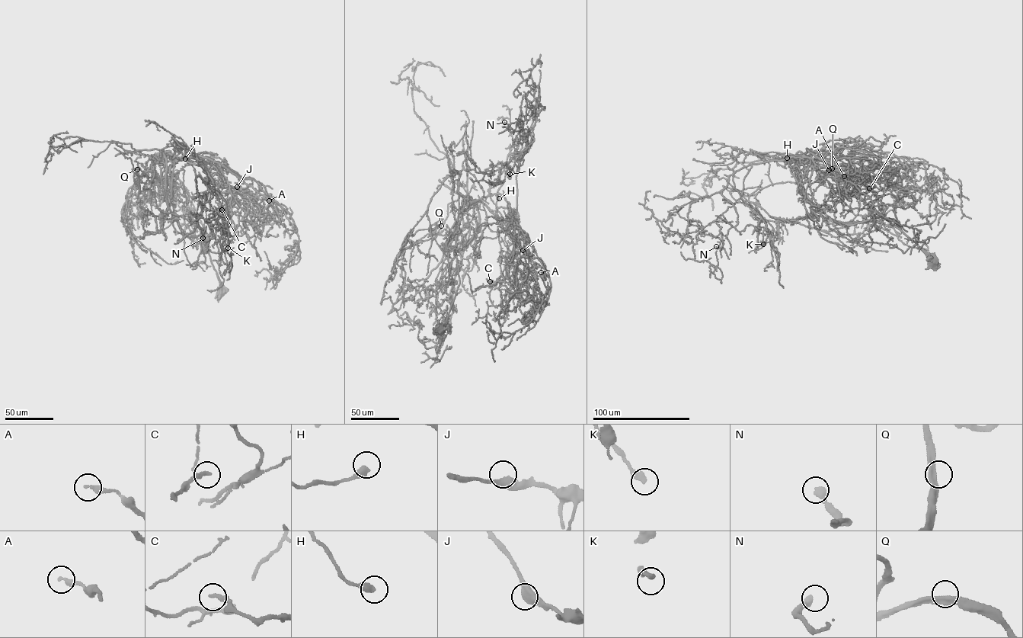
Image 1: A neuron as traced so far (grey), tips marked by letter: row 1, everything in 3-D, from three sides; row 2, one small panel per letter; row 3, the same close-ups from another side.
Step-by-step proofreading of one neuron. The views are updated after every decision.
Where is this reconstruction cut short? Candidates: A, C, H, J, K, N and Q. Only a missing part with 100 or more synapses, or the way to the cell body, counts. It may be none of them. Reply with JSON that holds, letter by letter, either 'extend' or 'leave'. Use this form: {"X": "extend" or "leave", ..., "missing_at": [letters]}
{"A": "leave", "C": "leave", "H": "leave", "J": "leave", "K": "leave", "N": "leave", "Q": "leave", "missing_at": []}

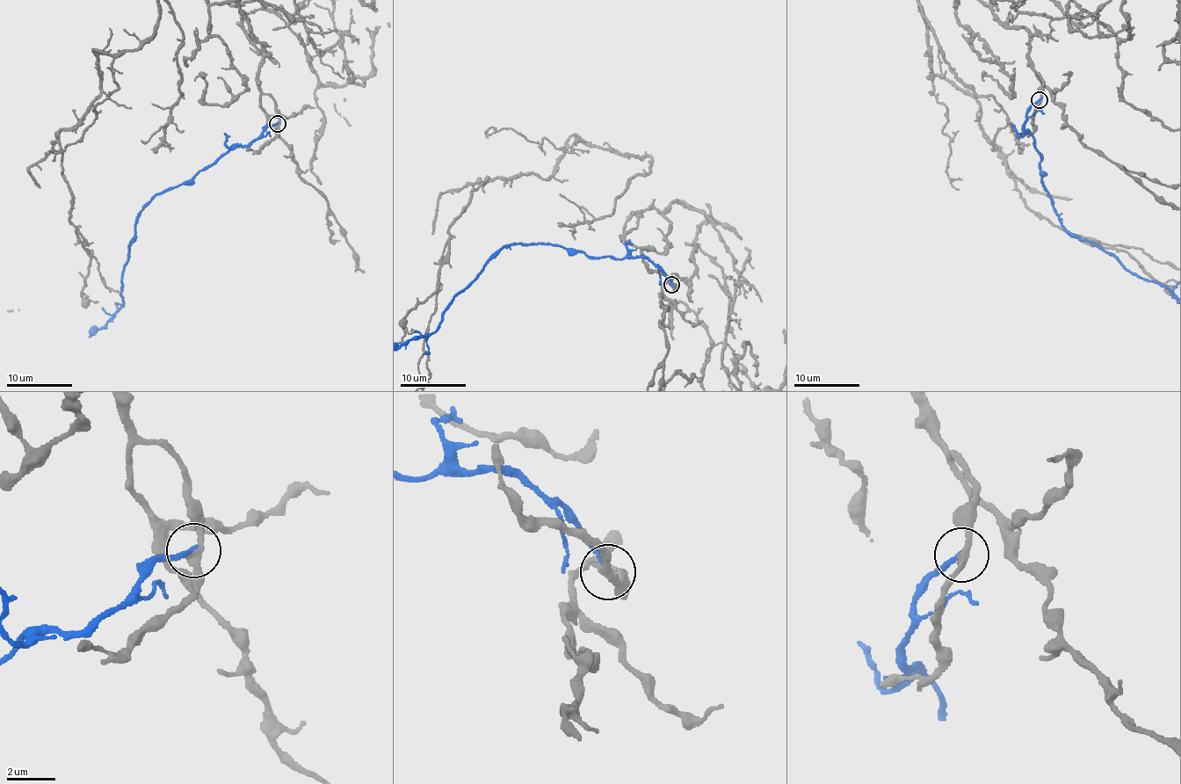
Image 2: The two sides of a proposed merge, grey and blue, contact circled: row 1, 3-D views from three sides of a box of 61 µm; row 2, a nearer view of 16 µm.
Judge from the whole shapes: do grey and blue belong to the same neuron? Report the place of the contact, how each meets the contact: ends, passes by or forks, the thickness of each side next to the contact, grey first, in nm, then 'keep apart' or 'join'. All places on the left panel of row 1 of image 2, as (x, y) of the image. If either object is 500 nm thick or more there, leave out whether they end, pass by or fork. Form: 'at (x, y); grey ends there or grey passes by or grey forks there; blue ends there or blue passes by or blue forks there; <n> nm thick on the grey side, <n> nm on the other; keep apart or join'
at (278, 123); grey passes by; blue ends there; 260 nm thick on the grey side, 220 nm on the other; join

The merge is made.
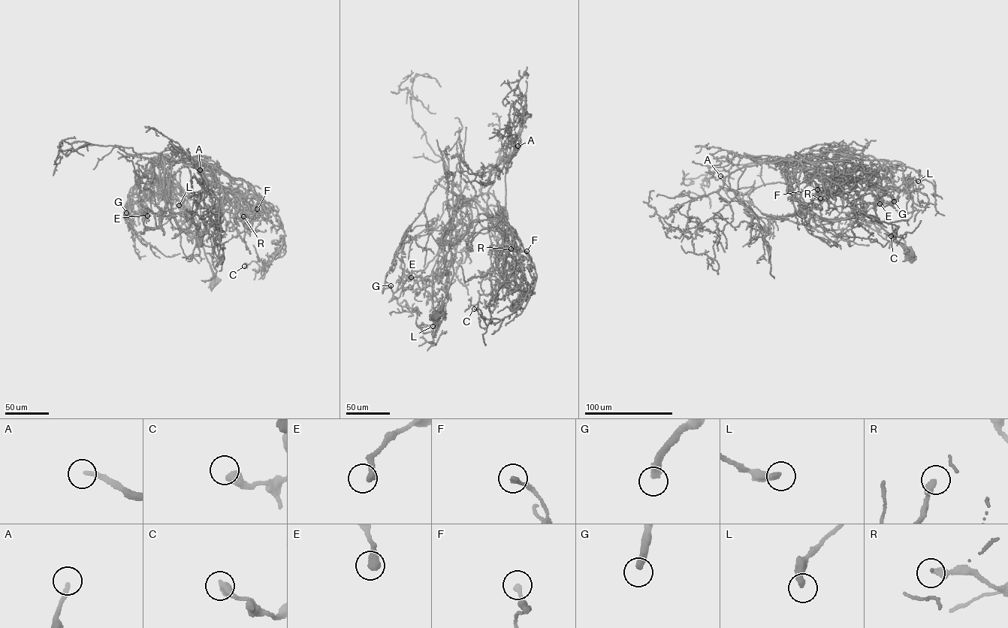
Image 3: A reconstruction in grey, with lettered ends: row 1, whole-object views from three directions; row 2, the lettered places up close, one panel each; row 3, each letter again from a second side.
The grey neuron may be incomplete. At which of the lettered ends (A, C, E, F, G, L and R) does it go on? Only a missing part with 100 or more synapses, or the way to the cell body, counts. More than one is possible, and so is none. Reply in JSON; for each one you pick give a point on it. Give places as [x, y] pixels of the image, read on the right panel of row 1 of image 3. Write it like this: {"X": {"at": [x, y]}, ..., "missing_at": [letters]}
{"A": {"at": [720, 176]}, "G": {"at": [894, 201]}, "missing_at": ["A", "G"]}

